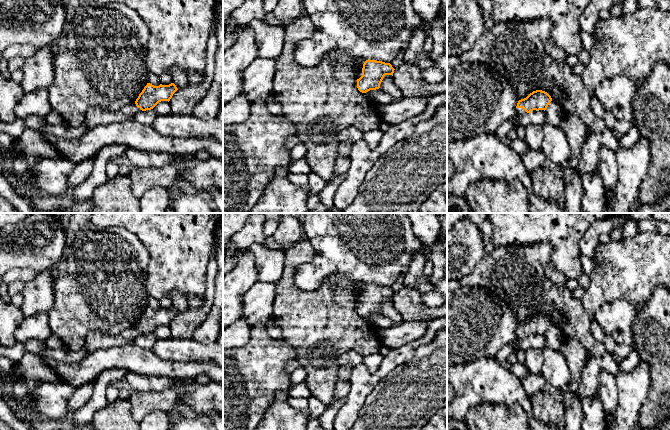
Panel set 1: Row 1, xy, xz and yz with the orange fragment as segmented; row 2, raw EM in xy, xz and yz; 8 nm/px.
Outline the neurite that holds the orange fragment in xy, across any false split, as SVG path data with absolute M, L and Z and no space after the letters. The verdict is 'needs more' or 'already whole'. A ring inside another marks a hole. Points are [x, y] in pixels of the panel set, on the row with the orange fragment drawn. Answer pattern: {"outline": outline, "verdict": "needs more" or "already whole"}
{"outline": "M150 83L144 87L138 98L131 104L116 111L106 111L101 108L90 108L85 117L89 130L99 124L119 123L126 120L137 119L146 110L153 109L161 101L170 101L178 90L174 83L154 86Z", "verdict": "needs more"}

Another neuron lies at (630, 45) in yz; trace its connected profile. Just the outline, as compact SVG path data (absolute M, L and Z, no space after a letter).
M642 8L619 17L598 20L592 33L594 46L590 60L580 75L586 89L594 93L605 79L626 76L633 82L649 77L653 66L664 62L670 68L670 11Z

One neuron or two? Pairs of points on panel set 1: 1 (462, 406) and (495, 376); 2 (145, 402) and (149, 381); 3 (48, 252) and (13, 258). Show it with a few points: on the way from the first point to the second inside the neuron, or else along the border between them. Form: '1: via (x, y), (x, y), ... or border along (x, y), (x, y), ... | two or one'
1: via (467, 397), (483, 381), (486, 381) | one
2: border along (170, 385), (157, 391), (132, 391) | two
3: via (39, 252), (35, 256), (22, 256) | one

